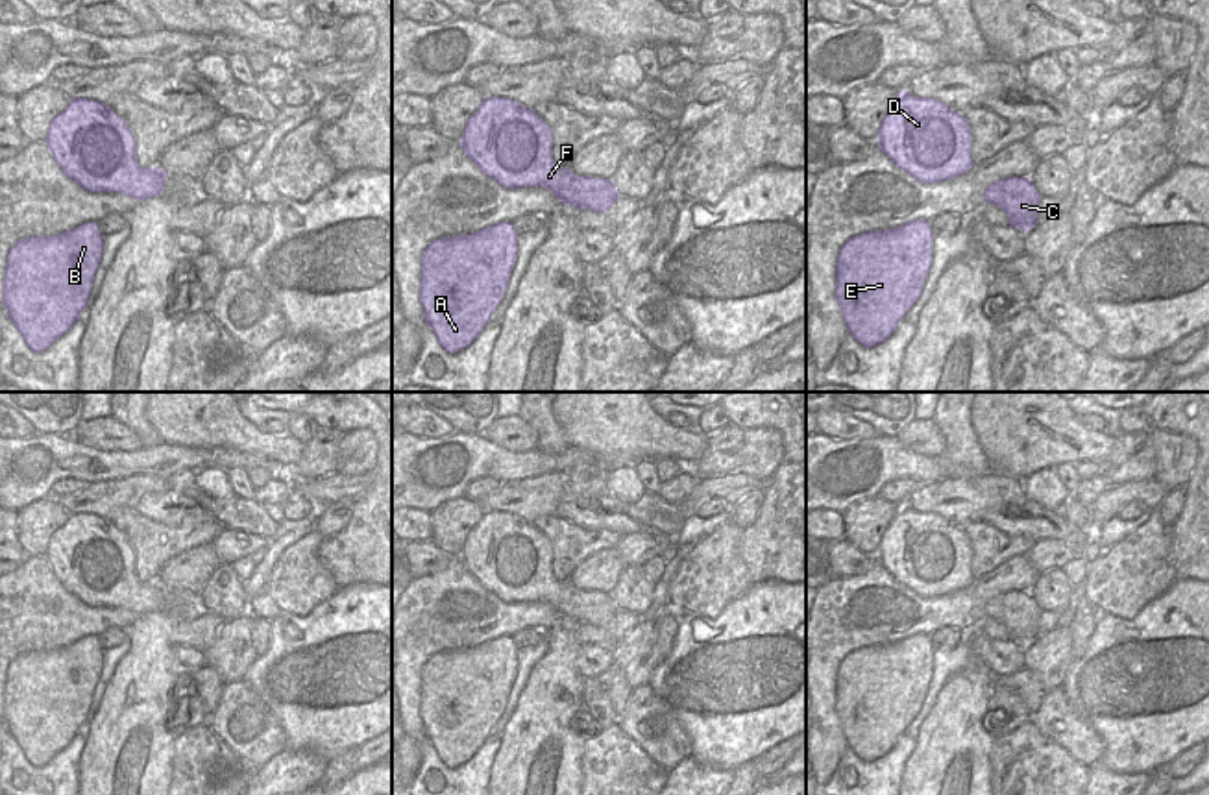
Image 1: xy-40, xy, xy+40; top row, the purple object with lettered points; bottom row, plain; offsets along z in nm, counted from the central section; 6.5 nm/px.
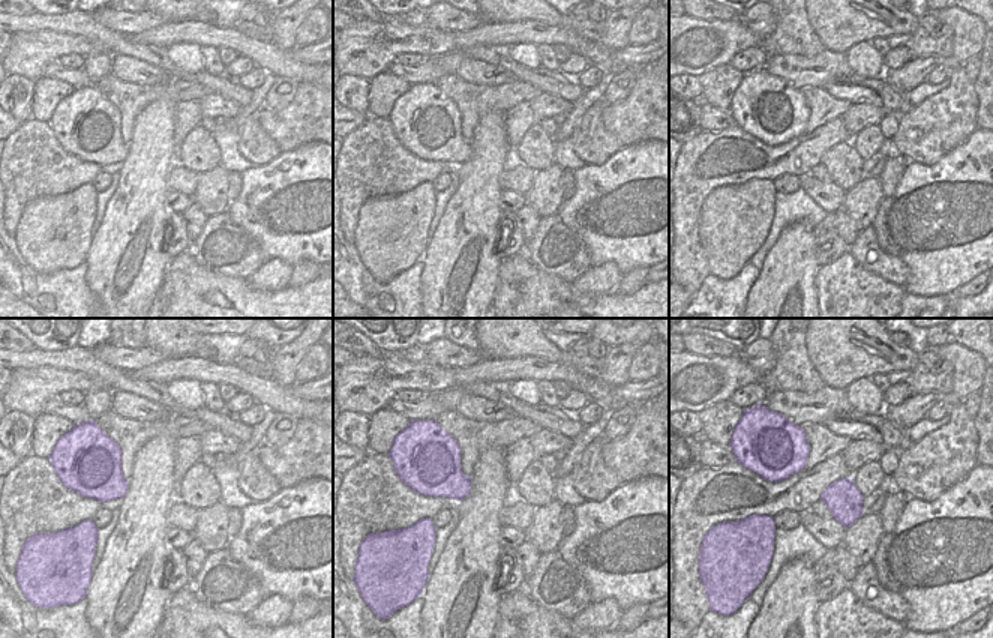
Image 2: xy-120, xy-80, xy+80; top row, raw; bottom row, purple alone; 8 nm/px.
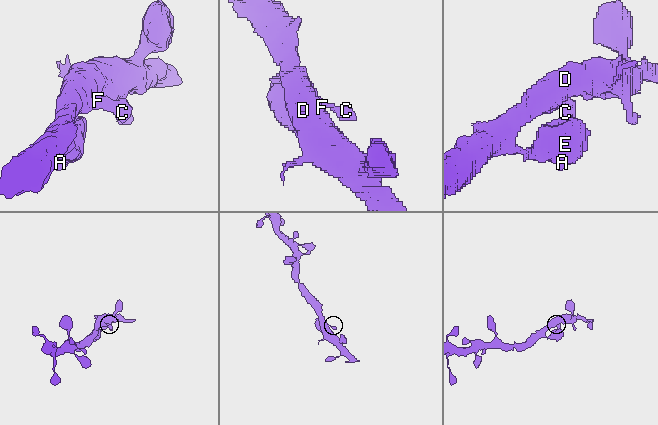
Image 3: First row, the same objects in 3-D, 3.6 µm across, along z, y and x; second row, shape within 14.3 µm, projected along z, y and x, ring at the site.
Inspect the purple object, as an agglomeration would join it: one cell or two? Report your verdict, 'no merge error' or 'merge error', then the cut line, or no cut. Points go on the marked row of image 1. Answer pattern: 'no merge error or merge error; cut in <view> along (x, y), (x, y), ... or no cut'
no merge error; no cut

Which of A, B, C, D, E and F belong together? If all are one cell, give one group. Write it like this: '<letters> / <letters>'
A B C D E F

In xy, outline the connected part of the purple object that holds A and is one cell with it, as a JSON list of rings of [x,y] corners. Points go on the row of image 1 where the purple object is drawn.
[[[512,222],[442,237],[421,251],[423,318],[447,353],[468,348],[484,329],[505,296],[516,255]]]

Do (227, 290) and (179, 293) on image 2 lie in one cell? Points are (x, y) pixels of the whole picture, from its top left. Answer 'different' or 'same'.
same

